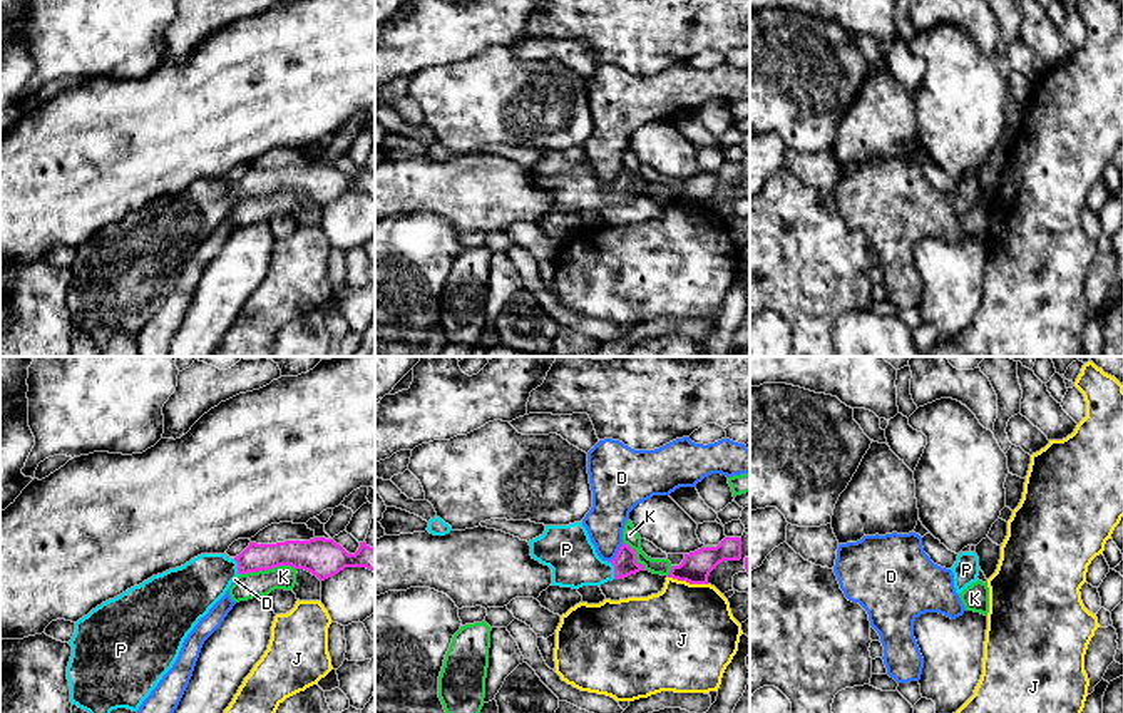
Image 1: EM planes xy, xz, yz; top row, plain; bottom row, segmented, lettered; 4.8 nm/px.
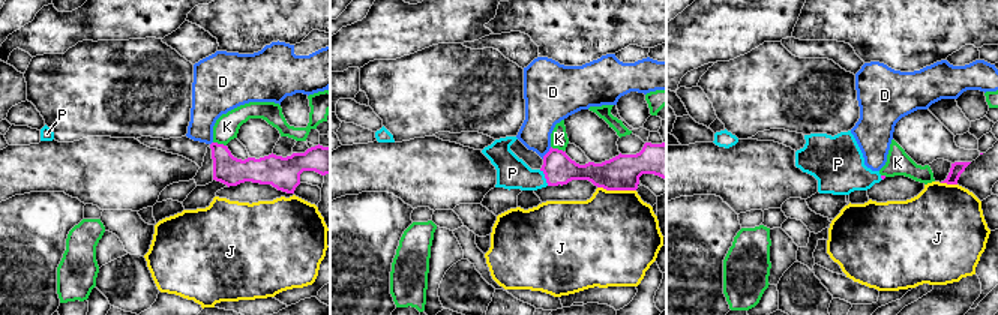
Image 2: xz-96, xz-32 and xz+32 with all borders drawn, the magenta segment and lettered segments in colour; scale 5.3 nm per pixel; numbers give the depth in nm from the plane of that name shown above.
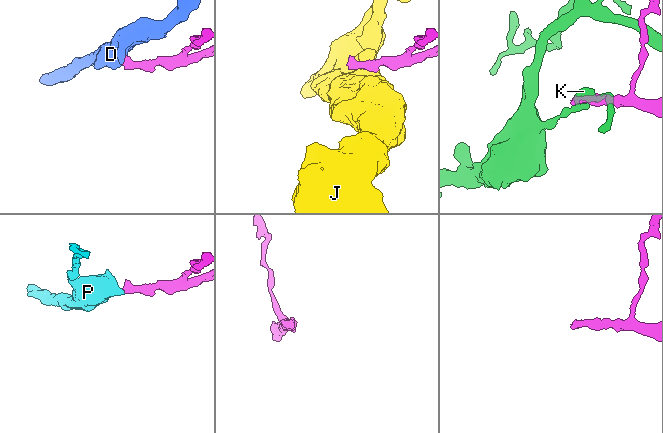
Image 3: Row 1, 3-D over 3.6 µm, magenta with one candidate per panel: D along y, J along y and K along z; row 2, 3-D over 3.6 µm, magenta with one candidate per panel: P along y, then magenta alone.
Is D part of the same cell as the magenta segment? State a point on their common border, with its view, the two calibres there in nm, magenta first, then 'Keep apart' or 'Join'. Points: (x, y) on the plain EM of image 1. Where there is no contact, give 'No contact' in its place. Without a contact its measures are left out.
Touches magenta at xz (618, 178). Thickness 110 nm (magenta) against 200 nm. Keep apart

